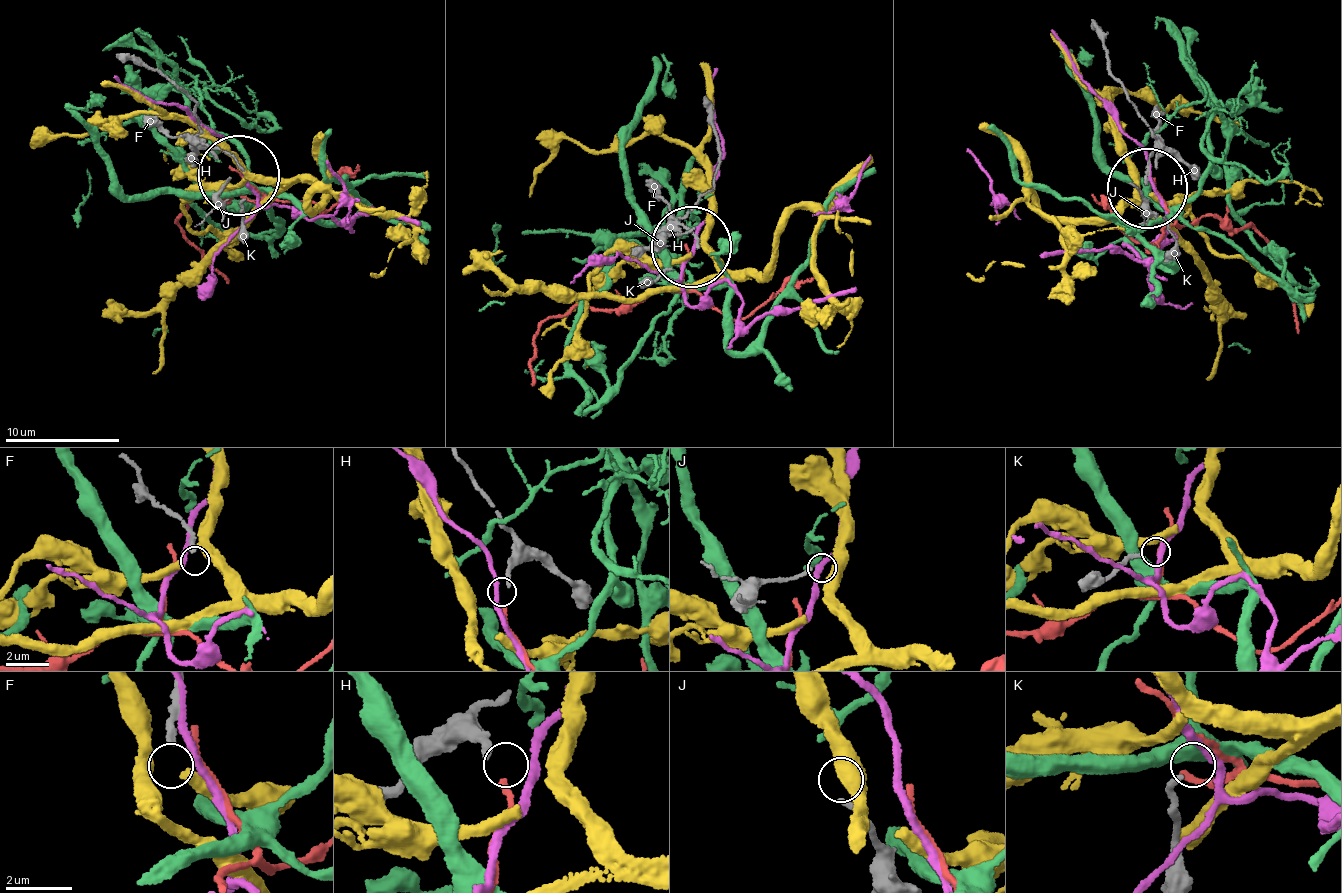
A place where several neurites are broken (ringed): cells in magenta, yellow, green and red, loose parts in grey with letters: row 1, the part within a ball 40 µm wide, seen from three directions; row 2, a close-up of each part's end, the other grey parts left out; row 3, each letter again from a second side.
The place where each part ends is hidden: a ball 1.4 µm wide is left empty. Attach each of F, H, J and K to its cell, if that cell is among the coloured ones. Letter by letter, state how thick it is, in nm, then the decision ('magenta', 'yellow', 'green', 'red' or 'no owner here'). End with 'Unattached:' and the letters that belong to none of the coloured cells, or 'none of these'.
F: 180 nm thick; no owner here
H: 190 nm thick; red
J: 140 nm thick; no owner here
K: 180 nm thick; no owner here
Unattached: F, J, K

